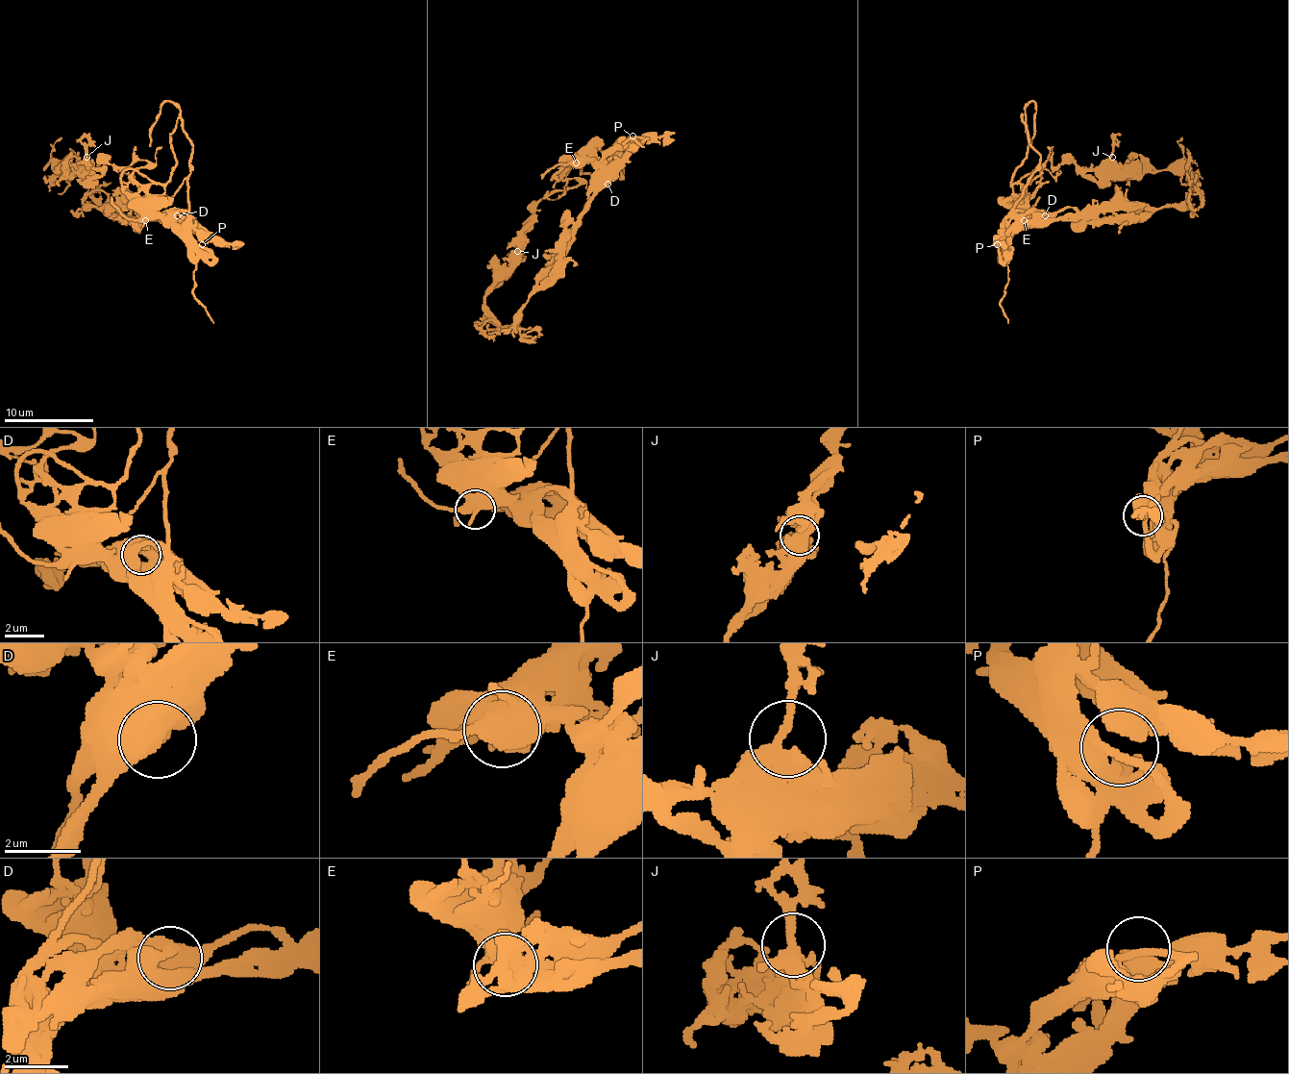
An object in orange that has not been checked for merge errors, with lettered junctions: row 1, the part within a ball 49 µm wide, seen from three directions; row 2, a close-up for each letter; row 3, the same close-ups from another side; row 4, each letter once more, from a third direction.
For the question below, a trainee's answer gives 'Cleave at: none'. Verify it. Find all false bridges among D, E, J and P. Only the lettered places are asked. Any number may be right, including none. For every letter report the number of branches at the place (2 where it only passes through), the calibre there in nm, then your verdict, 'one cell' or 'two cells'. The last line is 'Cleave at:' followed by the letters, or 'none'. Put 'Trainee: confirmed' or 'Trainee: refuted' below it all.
D: 2 | 300 nm | one cell
E: 3 | 480 nm | one cell
J: 2 | 320 nm | one cell
P: 2 | 180 nm | one cell
Cleave at: none
Trainee: confirmed

